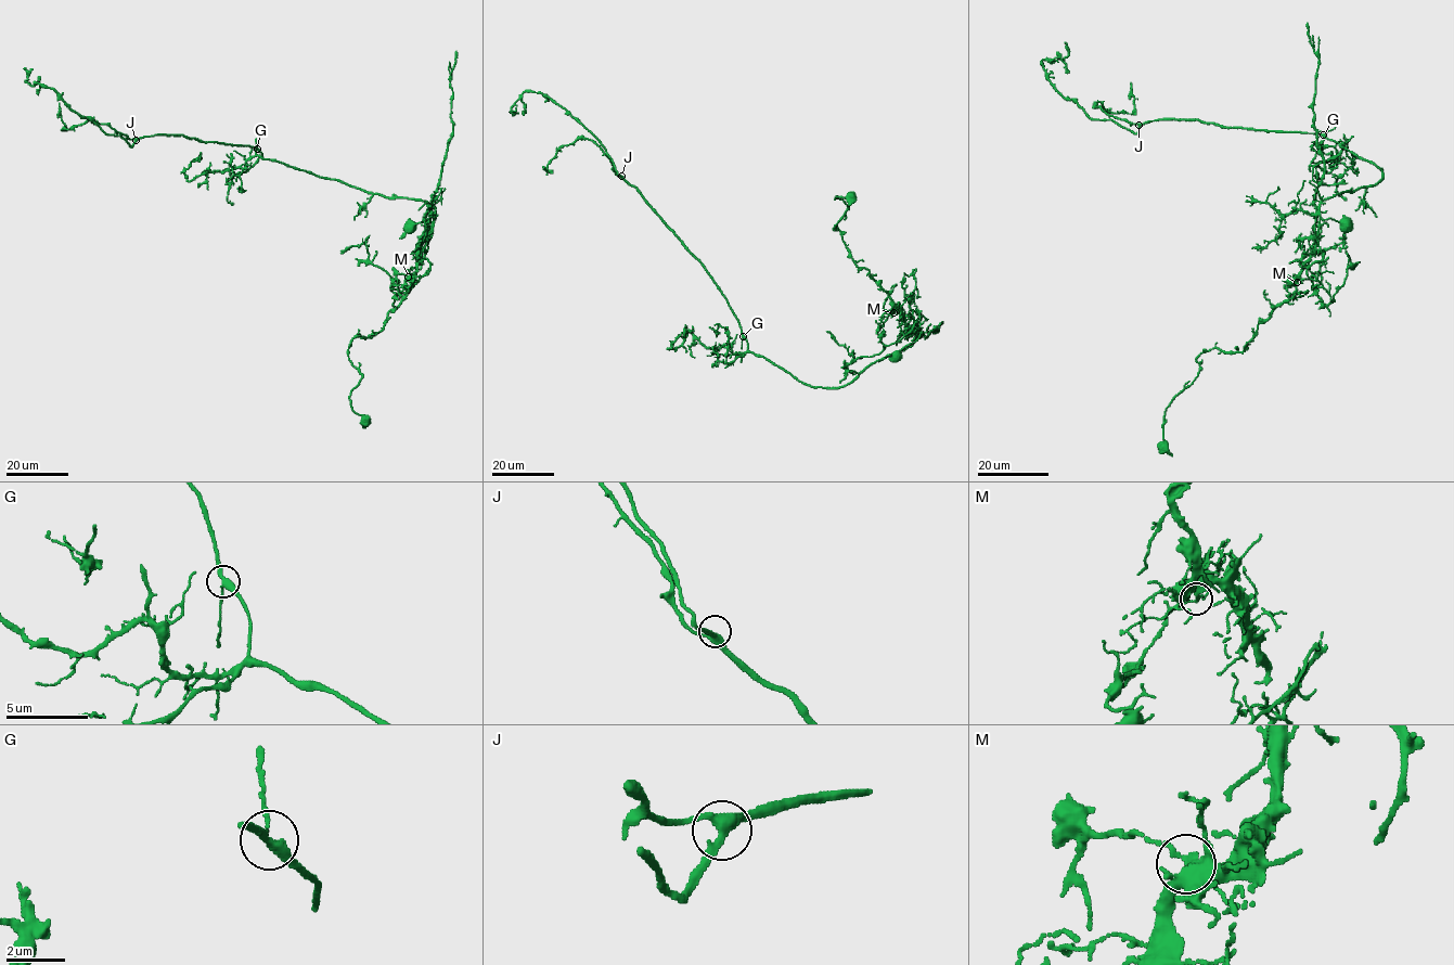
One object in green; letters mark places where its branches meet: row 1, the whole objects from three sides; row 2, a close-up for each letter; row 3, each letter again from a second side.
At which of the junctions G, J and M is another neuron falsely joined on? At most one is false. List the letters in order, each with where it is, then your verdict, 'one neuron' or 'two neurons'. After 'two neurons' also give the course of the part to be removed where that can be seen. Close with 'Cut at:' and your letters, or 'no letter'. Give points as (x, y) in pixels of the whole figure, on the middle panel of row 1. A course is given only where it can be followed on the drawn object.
G: place (743, 336); one neuron
J: place (621, 176); one neuron
M: place (893, 312); two neurons; course (893, 312), (890, 297), (857, 266), (834, 229), (848, 206), (835, 197), (850, 205)
Cut at: M

